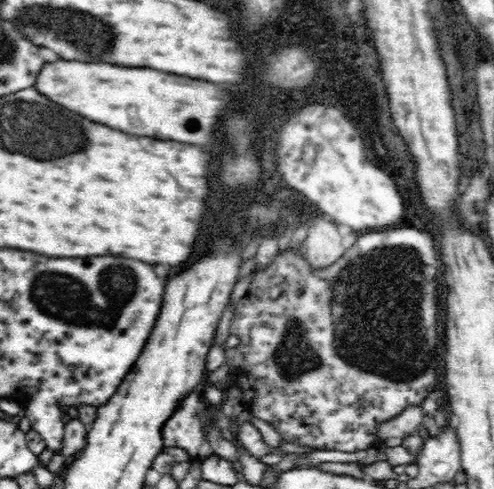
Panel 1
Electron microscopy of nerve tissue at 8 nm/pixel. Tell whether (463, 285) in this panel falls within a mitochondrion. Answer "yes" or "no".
no

